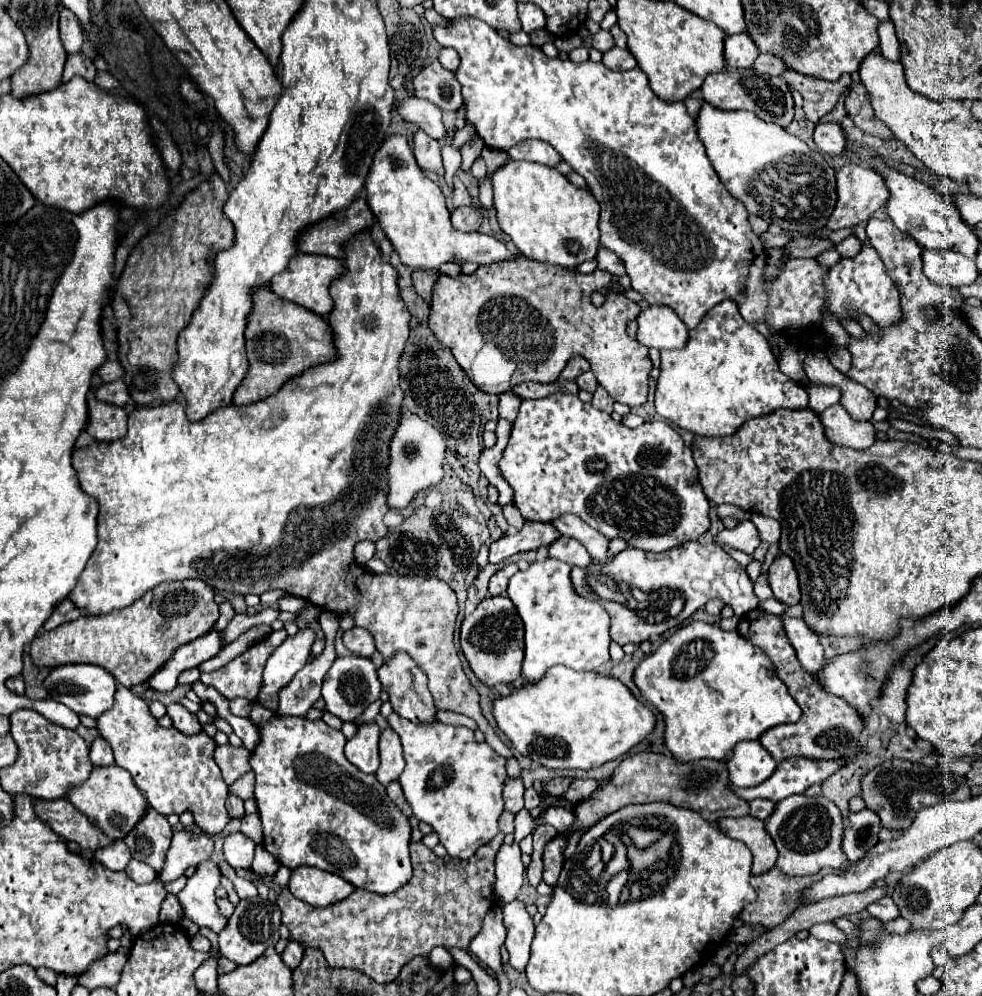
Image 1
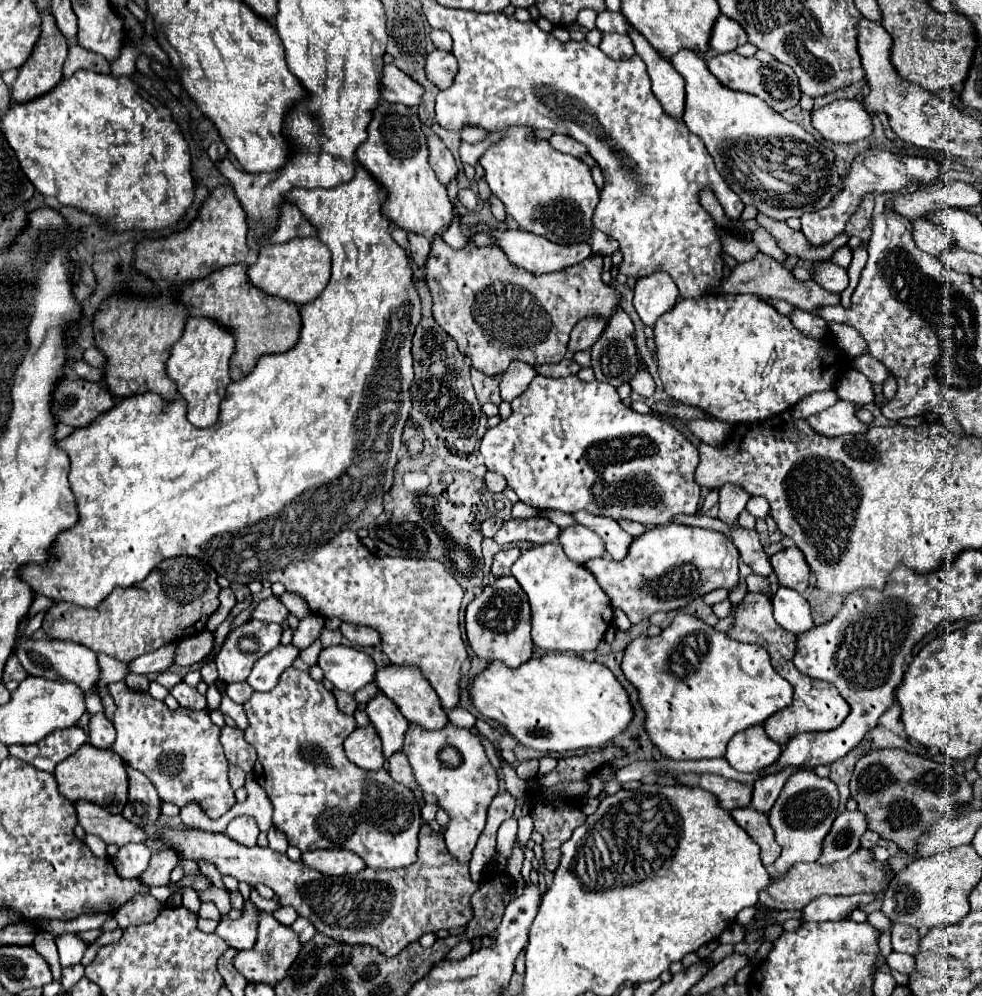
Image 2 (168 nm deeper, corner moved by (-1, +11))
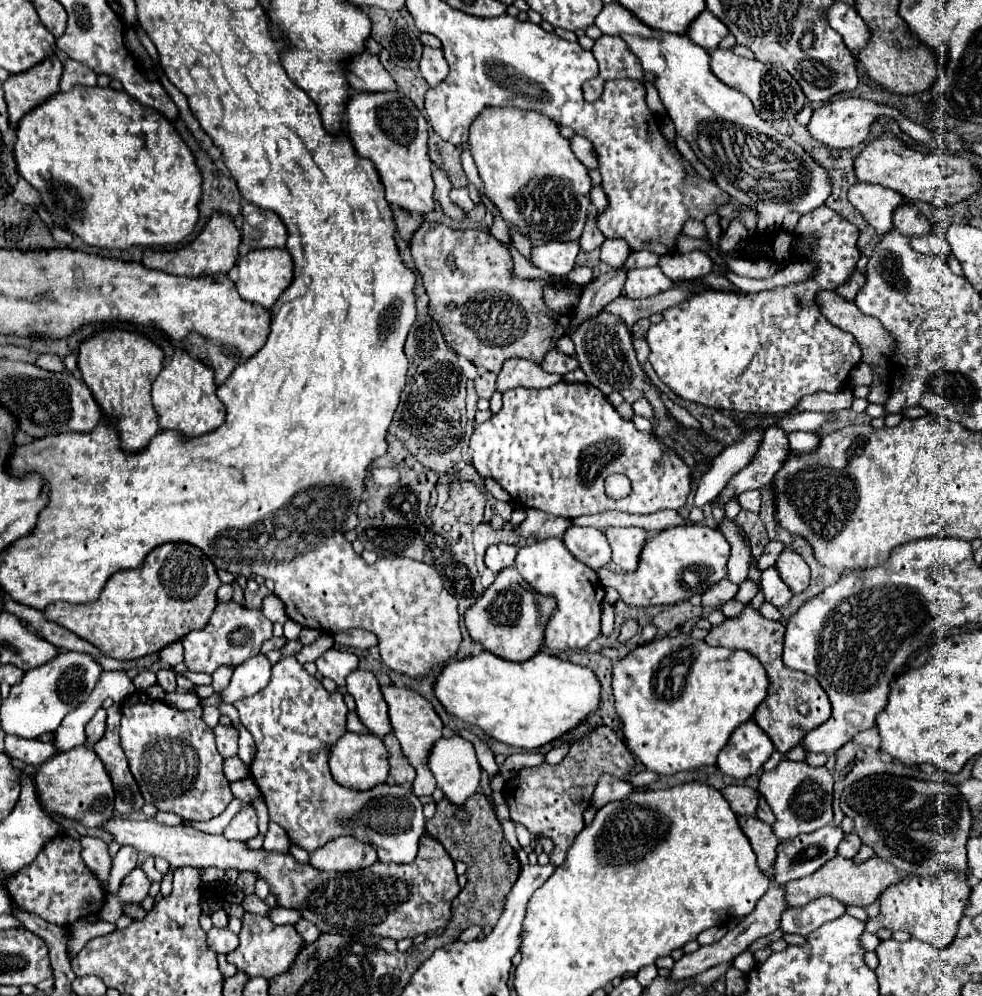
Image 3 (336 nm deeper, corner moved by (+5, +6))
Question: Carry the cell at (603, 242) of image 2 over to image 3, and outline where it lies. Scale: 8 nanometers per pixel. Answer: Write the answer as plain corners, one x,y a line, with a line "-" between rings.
588,216
588,222
586,222
586,226
584,226
584,232
582,232
580,240
578,240
578,242
580,242
580,248
582,248
584,252
592,252
592,250
600,248
604,240
606,240
606,238
602,236
602,232
598,232
598,226
594,224
594,216

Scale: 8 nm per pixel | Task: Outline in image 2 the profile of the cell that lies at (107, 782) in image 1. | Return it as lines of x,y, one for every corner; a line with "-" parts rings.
84,743
84,747
76,751
76,755
70,755
68,759
64,759
64,763
56,765
54,777
58,791
72,803
84,799
104,807
110,813
122,813
128,801
128,775
120,755
116,755
112,749
96,749
90,743

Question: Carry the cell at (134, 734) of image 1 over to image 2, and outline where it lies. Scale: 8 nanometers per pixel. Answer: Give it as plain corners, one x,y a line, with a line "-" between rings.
122,681
108,685
108,689
118,705
112,721
116,727
112,751
142,771
156,785
162,801
178,807
198,803
210,819
222,817
236,803
236,797
228,783
228,761
220,745
220,729
210,721
208,711
184,707
170,711
164,701
144,691
130,691

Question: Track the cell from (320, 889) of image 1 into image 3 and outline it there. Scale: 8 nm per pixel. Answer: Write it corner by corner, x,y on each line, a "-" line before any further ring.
348,836
344,838
338,838
338,840
332,840
328,842
324,848
318,848
316,852
310,854
310,866
312,868
318,868
318,870
326,870
326,872
354,872
354,870
360,870
360,868
366,868
366,866
372,866
376,862
376,852
368,846
368,844
362,844
358,840
350,840

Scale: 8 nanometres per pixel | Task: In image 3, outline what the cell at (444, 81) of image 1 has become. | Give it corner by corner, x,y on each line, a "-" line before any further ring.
424,48
424,56
420,60
420,72
422,78
428,82
428,86
438,86
448,76
448,62
442,50

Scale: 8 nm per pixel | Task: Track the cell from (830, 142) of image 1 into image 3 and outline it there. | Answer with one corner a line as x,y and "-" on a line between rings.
838,98
832,100
828,104
824,104
822,108
816,108
812,114
812,120
808,122
808,132
822,144
830,146
830,148
854,148
858,144
862,144
872,128
872,122
878,116
890,116
890,118
900,118
900,110
892,108
892,106
882,106
870,100
862,100
862,98

